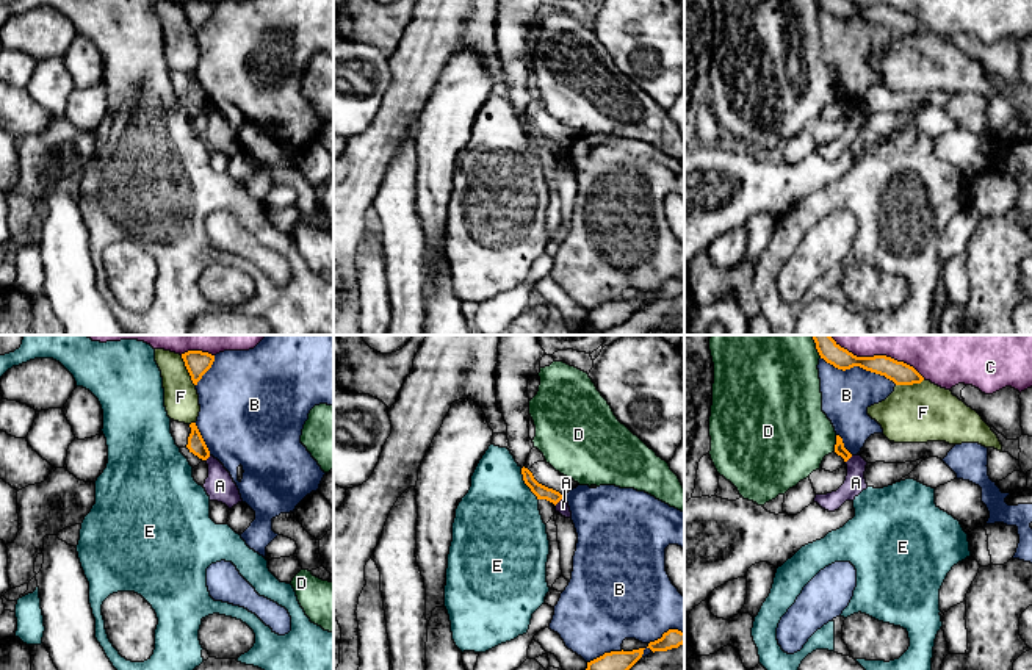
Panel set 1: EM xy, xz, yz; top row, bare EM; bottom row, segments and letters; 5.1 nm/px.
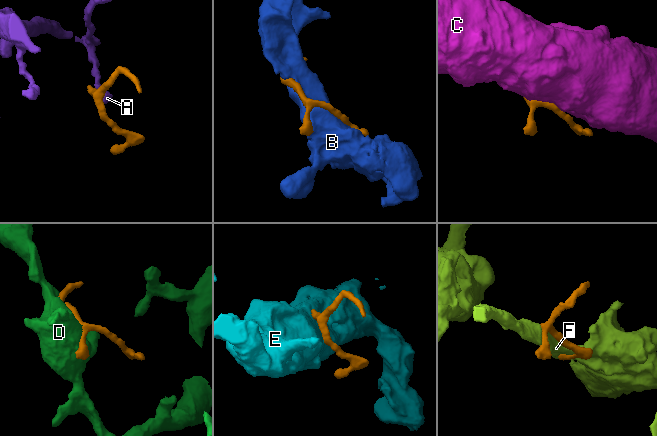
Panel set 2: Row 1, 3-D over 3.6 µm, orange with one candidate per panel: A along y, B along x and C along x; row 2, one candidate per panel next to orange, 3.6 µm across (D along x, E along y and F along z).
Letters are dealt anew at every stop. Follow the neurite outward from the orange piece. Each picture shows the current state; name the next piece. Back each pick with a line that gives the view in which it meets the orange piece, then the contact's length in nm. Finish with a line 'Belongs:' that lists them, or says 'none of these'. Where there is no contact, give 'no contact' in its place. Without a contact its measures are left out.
Belongs: none of these

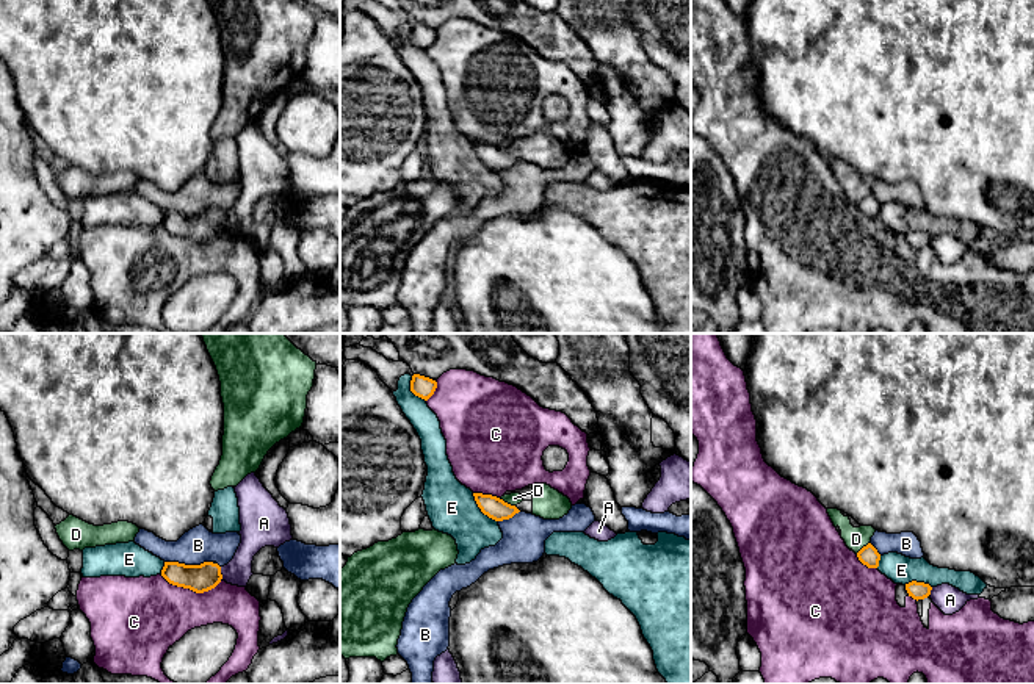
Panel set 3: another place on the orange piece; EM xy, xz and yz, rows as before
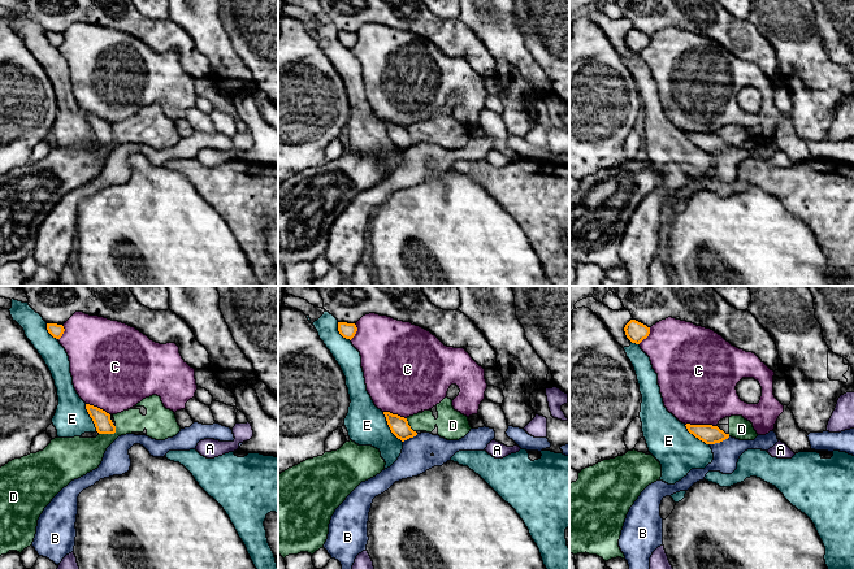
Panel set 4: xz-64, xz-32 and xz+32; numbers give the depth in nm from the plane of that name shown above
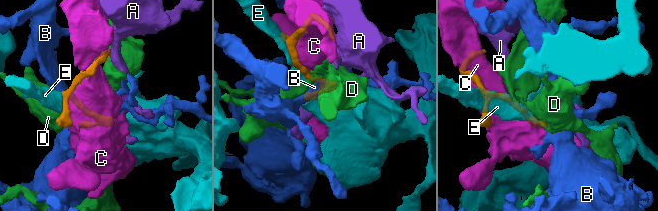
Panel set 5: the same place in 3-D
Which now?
Belongs: none of these

